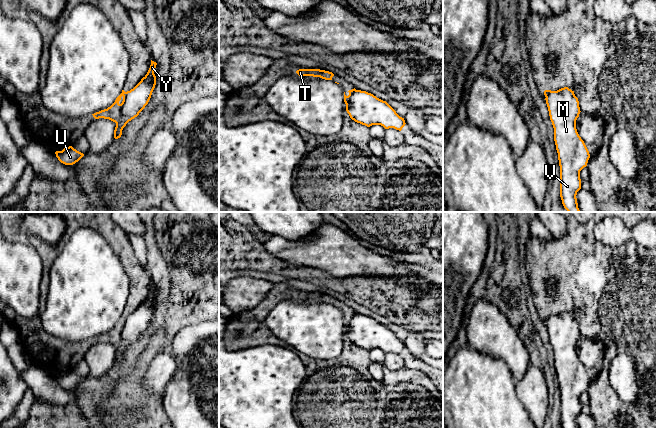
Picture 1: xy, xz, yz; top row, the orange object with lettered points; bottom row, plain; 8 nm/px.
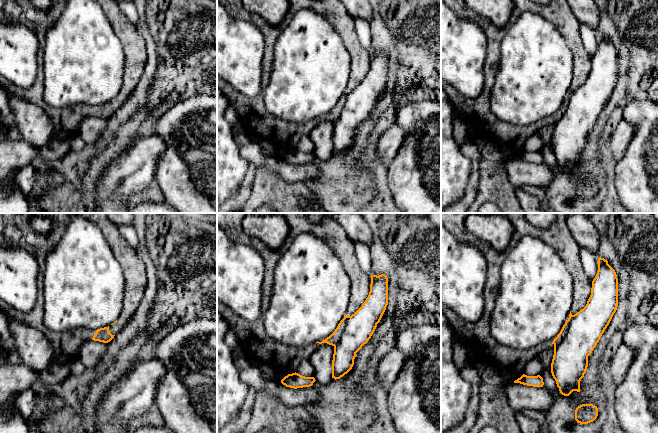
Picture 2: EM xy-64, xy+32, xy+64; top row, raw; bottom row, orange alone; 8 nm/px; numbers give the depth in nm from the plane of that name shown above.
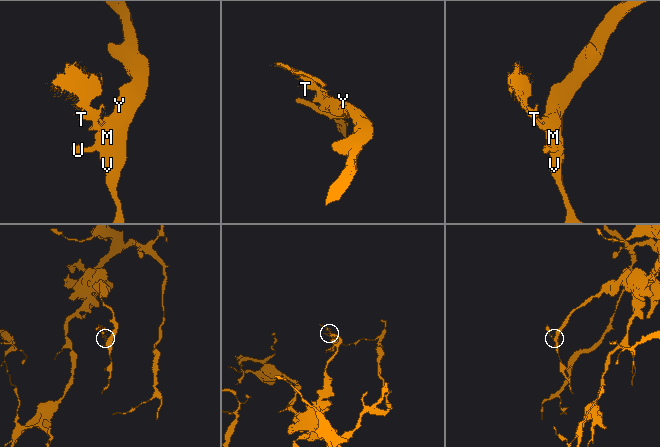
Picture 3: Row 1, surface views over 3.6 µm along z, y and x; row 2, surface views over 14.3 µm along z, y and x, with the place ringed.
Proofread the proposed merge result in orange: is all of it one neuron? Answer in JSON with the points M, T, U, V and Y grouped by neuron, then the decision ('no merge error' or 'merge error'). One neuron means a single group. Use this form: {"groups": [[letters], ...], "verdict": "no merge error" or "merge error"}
{"groups": [["M", "U", "V", "Y"], ["T"]], "verdict": "merge error"}

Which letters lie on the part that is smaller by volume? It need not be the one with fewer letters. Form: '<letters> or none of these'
T

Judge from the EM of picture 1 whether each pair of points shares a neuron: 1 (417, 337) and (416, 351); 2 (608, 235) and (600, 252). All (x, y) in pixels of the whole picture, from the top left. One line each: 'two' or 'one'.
1: one
2: two

